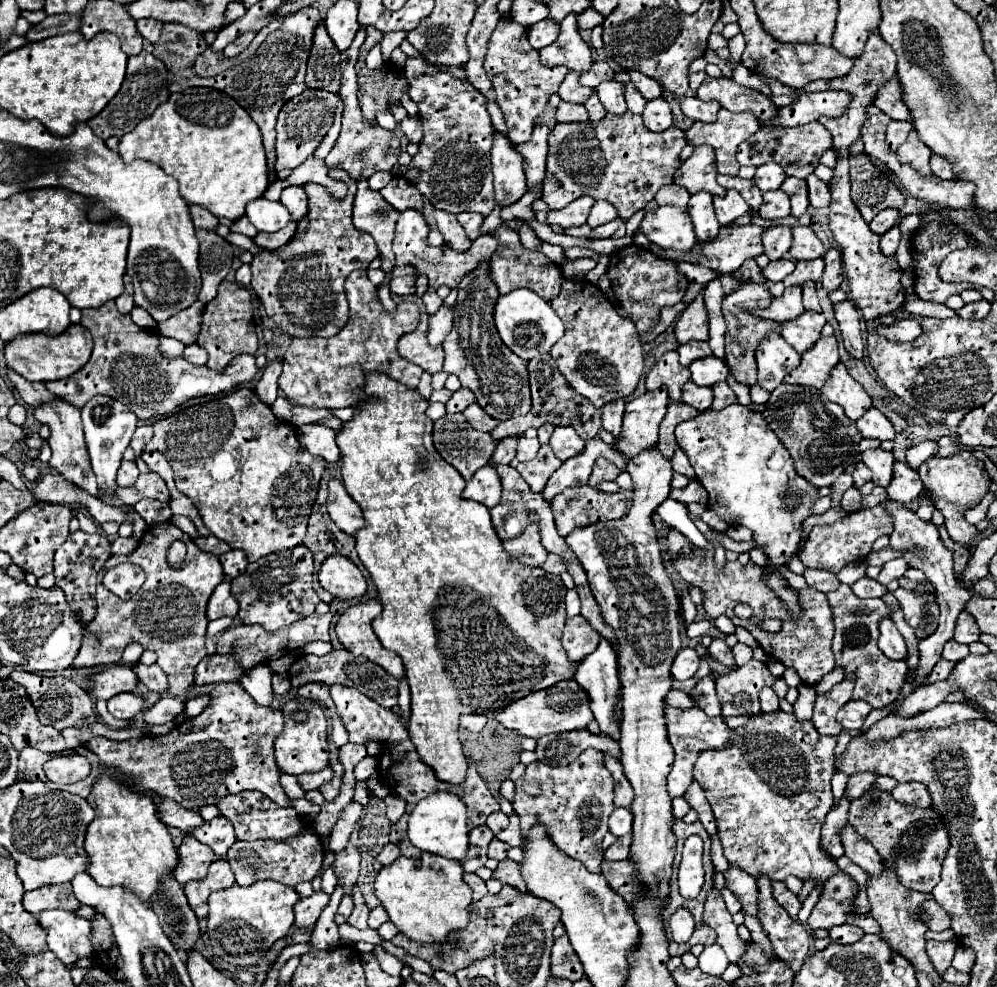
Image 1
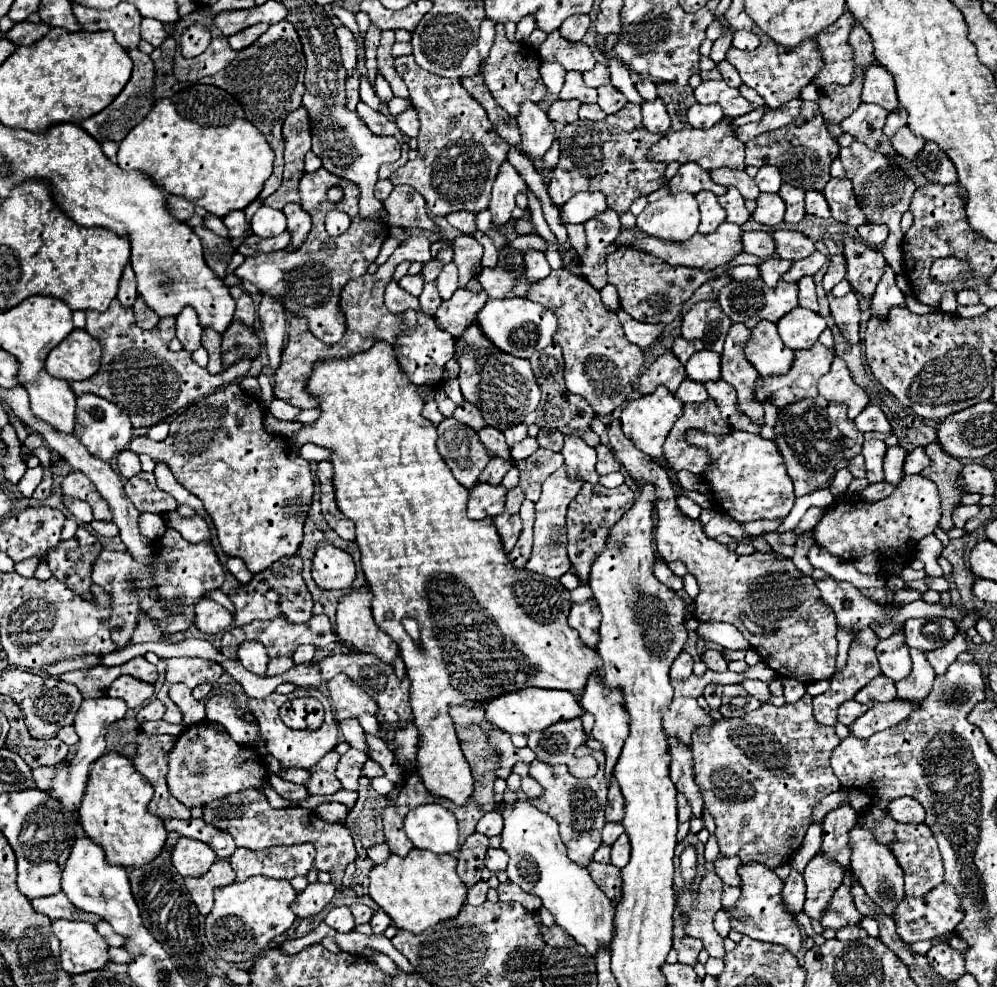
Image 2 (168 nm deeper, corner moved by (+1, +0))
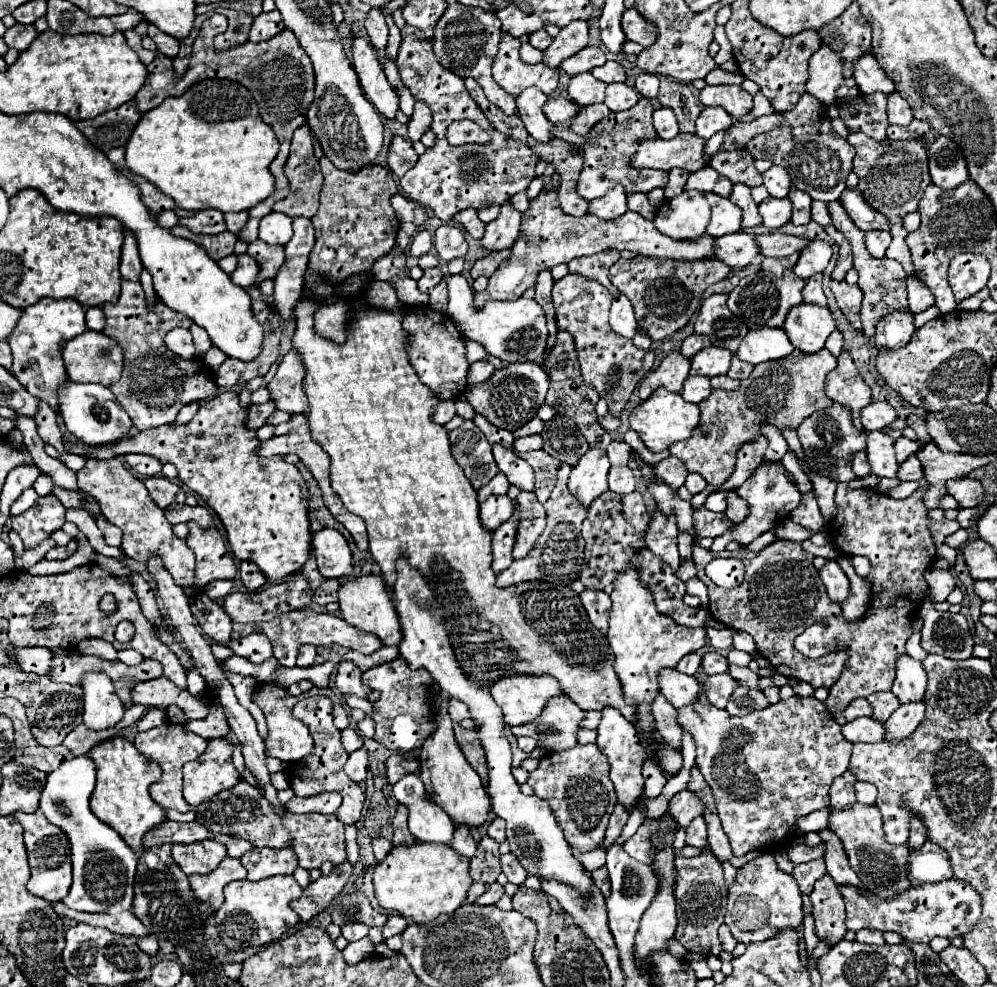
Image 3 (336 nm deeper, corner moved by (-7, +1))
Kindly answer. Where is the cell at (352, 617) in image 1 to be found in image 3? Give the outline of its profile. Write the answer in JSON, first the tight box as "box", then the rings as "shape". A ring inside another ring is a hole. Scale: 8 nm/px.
{"box":[338,574,402,646],"shape":[[[368,574],[368,576],[360,576],[358,580],[346,582],[344,586],[340,586],[338,590],[338,598],[340,598],[340,612],[342,618],[352,624],[354,628],[374,634],[380,638],[380,642],[384,646],[398,646],[402,640],[402,626],[396,614],[396,608],[392,604],[392,598],[386,590],[386,584],[380,576]]]}

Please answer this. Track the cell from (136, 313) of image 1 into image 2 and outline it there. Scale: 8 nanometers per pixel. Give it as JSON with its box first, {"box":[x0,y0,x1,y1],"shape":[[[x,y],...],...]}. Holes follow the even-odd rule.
{"box":[132,295,160,329],"shape":[[[138,295],[136,303],[134,303],[132,307],[134,307],[136,323],[138,323],[142,329],[154,329],[156,323],[160,321],[160,317],[158,317],[150,307],[146,307],[146,303],[144,303],[144,299],[140,299],[140,295]]]}

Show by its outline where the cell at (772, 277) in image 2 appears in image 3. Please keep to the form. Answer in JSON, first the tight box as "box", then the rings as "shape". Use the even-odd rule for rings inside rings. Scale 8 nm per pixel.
{"box":[762,252,798,276],"shape":[[[798,252],[788,256],[788,258],[764,258],[762,270],[772,272],[774,276],[780,276],[780,274],[784,274],[784,270],[792,270],[796,262],[798,262]]]}

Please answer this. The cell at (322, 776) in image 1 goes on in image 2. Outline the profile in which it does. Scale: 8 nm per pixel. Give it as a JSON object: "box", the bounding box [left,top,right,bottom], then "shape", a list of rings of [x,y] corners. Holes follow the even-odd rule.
{"box":[278,767,310,785],"shape":[[[282,767],[278,775],[280,775],[282,779],[286,779],[286,781],[300,783],[300,785],[304,785],[304,783],[310,779],[310,773],[308,773],[308,771],[302,771],[302,769],[286,769],[286,767]]]}

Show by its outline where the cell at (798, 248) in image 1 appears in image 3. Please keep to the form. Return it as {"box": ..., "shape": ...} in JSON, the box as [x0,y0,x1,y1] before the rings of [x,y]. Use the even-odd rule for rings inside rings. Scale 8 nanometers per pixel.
{"box":[756,232,810,258],"shape":[[[782,232],[762,234],[762,236],[756,236],[756,240],[758,240],[758,246],[762,248],[762,254],[772,256],[772,258],[790,256],[794,252],[804,250],[810,244],[808,238],[798,238],[798,236],[790,236]]]}

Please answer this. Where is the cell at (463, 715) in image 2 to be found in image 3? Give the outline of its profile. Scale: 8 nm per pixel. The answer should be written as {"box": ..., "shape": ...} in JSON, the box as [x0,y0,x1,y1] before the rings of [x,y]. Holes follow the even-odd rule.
{"box":[448,698,470,722],"shape":[[[450,698],[450,708],[448,708],[448,712],[450,712],[450,716],[452,716],[454,722],[460,722],[460,720],[464,720],[464,718],[470,718],[468,706],[466,706],[464,702],[456,700],[456,698]]]}

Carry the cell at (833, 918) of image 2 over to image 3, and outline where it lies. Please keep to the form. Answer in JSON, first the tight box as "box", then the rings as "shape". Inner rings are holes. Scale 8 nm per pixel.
{"box":[842,878,980,944],"shape":[[[958,878],[944,880],[940,884],[928,884],[918,888],[908,888],[904,894],[898,894],[892,900],[880,900],[872,894],[862,894],[854,886],[842,886],[842,896],[846,902],[846,928],[848,930],[862,930],[874,928],[880,932],[898,932],[908,942],[922,942],[928,944],[936,936],[954,938],[966,934],[976,926],[980,920],[980,894],[968,884]]]}

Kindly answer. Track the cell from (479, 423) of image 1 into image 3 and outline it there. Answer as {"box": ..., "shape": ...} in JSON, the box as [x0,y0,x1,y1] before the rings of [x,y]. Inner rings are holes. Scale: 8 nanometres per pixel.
{"box":[494,444,534,490],"shape":[[[494,444],[494,458],[500,468],[510,480],[510,484],[522,488],[522,490],[532,490],[534,488],[534,472],[528,466],[526,460],[522,460],[518,454],[514,454],[510,448],[502,444]]]}

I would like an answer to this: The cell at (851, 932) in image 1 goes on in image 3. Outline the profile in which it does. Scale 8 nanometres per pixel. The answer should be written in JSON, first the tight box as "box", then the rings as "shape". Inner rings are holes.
{"box":[856,930,884,944],"shape":[[[858,930],[856,932],[856,940],[860,942],[866,942],[866,944],[884,944],[884,938],[882,938],[882,932],[880,930]]]}

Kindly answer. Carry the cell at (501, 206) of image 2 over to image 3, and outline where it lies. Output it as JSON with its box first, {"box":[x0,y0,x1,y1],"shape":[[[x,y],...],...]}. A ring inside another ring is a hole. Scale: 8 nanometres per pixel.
{"box":[482,200,520,250],"shape":[[[506,200],[500,206],[500,214],[496,220],[486,224],[486,234],[482,238],[482,248],[488,250],[504,250],[510,248],[520,232],[520,212]]]}

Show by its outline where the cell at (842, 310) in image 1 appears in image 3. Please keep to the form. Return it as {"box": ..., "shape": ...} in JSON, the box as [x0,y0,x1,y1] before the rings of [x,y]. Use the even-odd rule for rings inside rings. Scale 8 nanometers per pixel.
{"box":[830,282,862,332],"shape":[[[830,282],[830,290],[836,296],[836,302],[846,316],[850,324],[856,326],[856,332],[862,332],[860,328],[860,302],[862,302],[862,290],[858,286],[850,286],[846,282]]]}

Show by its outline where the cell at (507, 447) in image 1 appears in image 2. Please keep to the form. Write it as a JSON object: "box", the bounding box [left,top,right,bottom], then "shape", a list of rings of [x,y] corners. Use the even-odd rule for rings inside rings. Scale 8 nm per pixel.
{"box":[478,459,512,485],"shape":[[[490,459],[490,463],[484,467],[478,483],[490,483],[490,485],[500,485],[504,475],[508,473],[508,469],[512,467],[512,463],[504,461],[504,459]]]}

